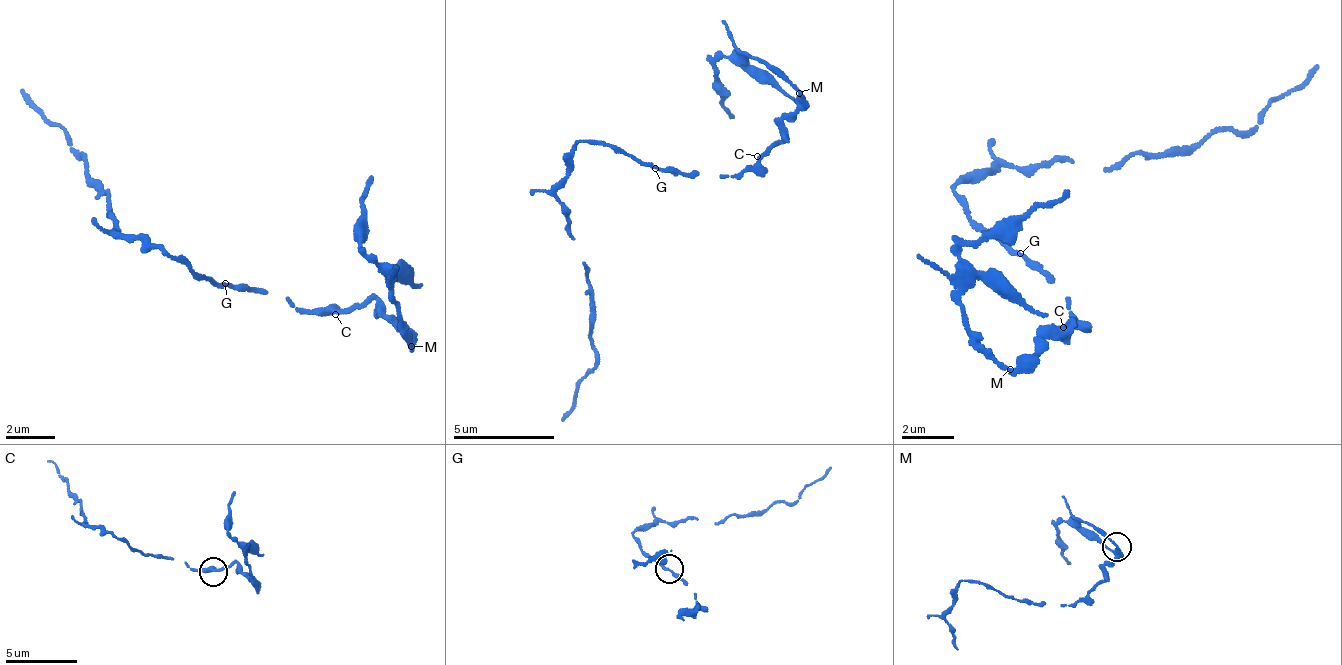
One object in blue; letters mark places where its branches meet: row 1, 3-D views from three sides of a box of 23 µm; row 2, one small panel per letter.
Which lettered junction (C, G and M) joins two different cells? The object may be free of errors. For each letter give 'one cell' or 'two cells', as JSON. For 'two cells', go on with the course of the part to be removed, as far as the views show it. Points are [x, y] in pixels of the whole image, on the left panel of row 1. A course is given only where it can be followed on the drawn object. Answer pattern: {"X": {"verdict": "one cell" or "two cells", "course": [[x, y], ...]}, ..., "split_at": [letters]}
{"C": {"verdict": "one cell"}, "G": {"verdict": "one cell"}, "M": {"verdict": "two cells", "course": [[413, 345], [399, 320], [394, 279], [366, 256], [353, 233], [373, 177]]}, "split_at": ["M"]}

